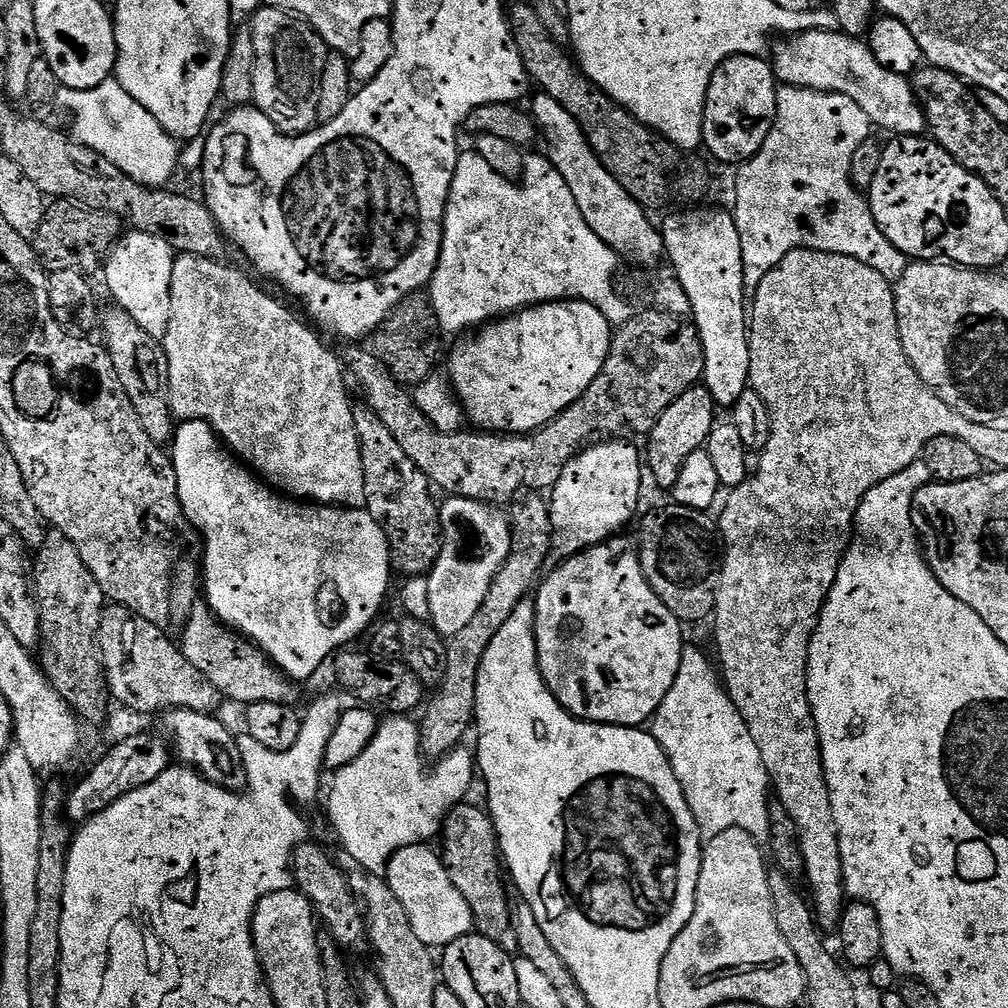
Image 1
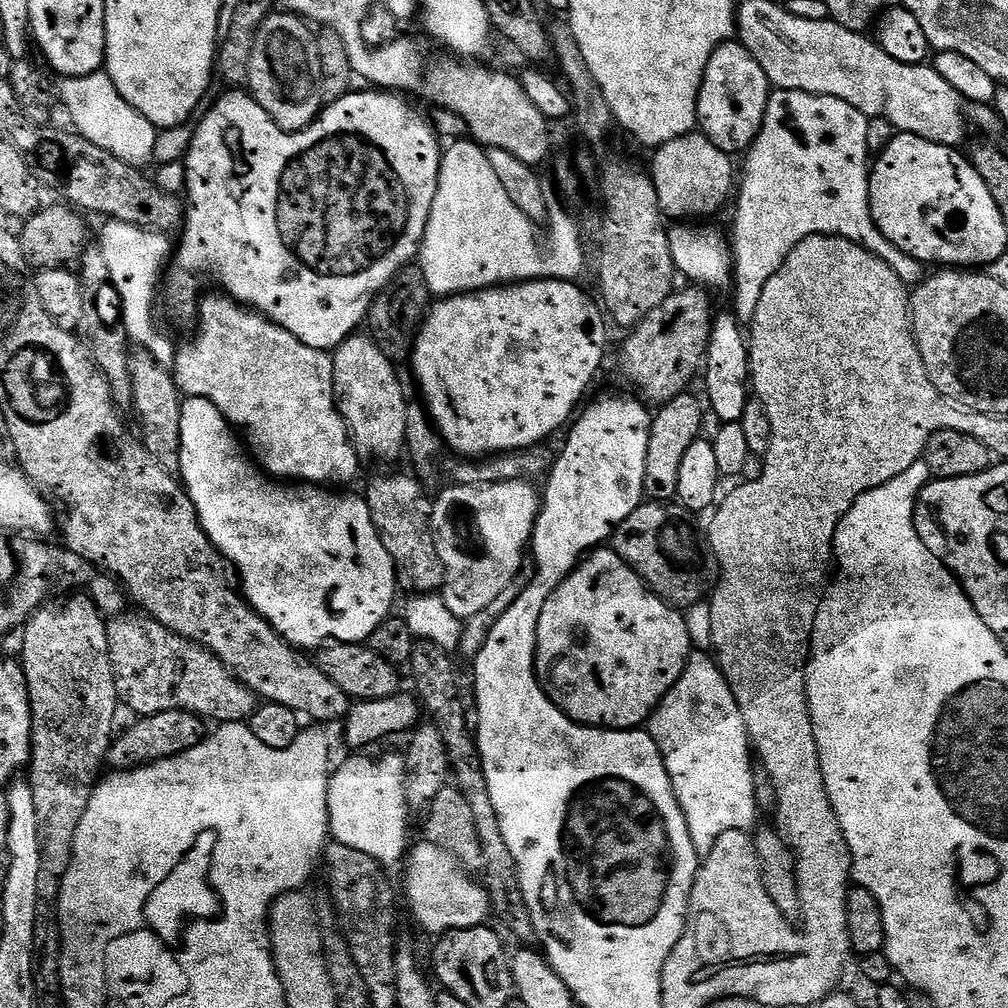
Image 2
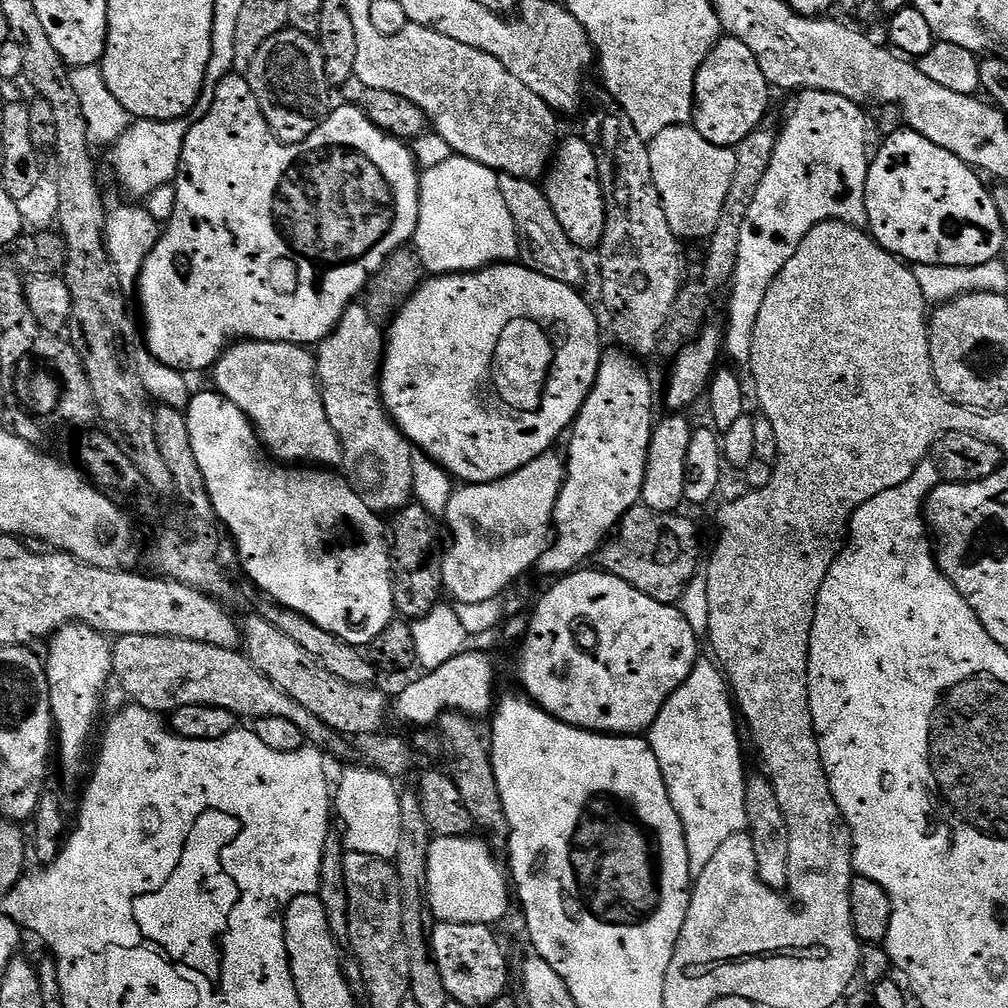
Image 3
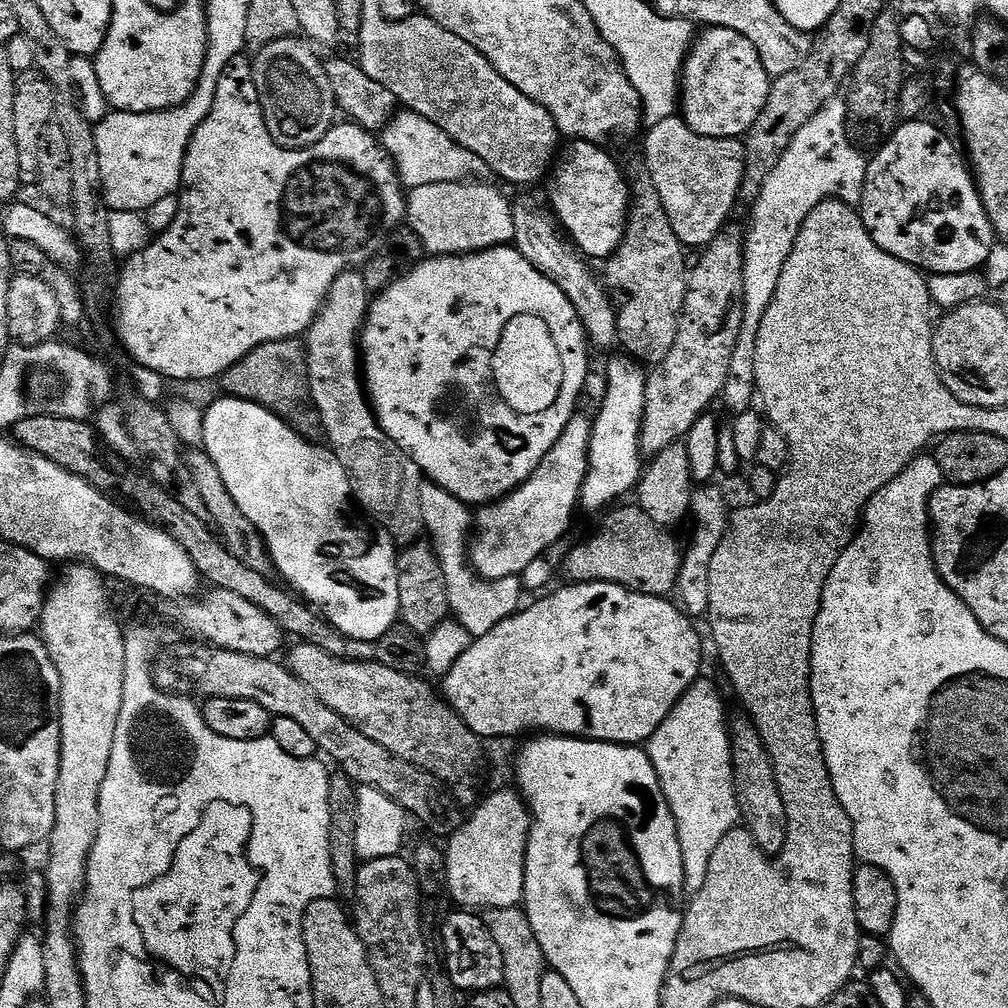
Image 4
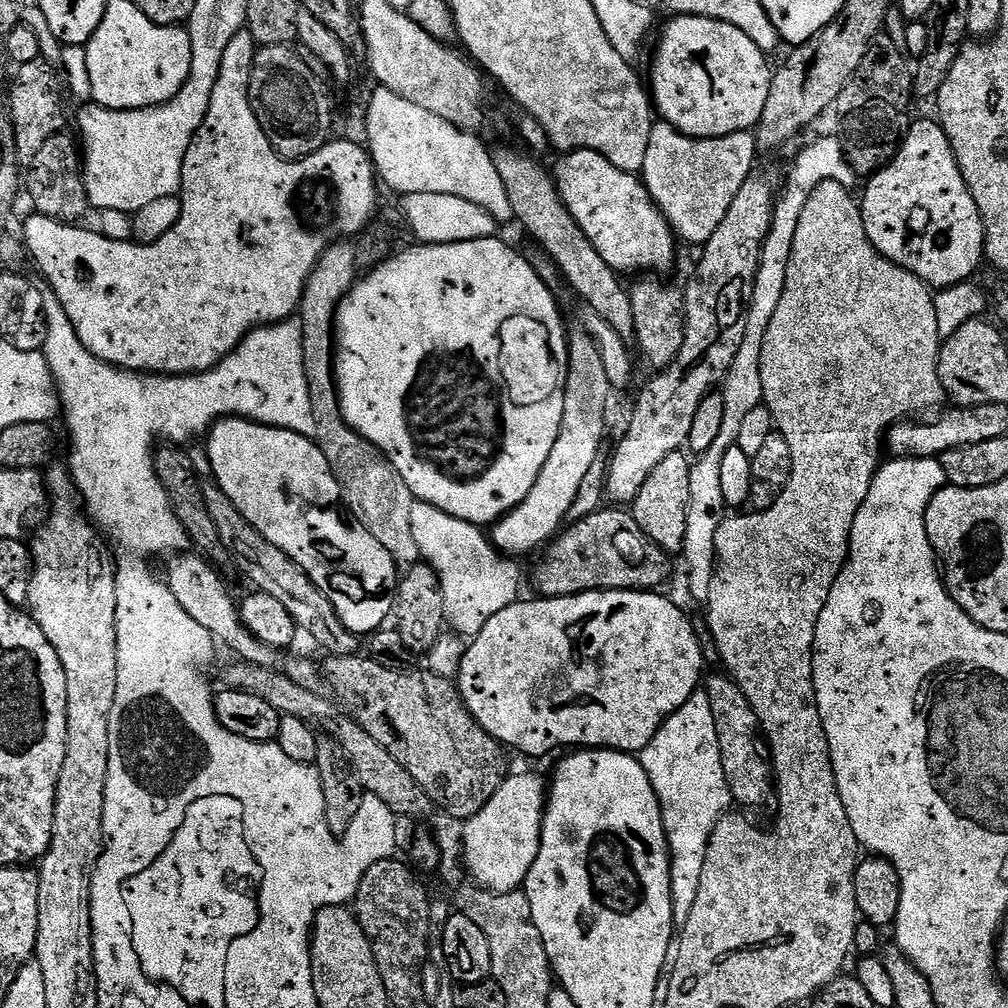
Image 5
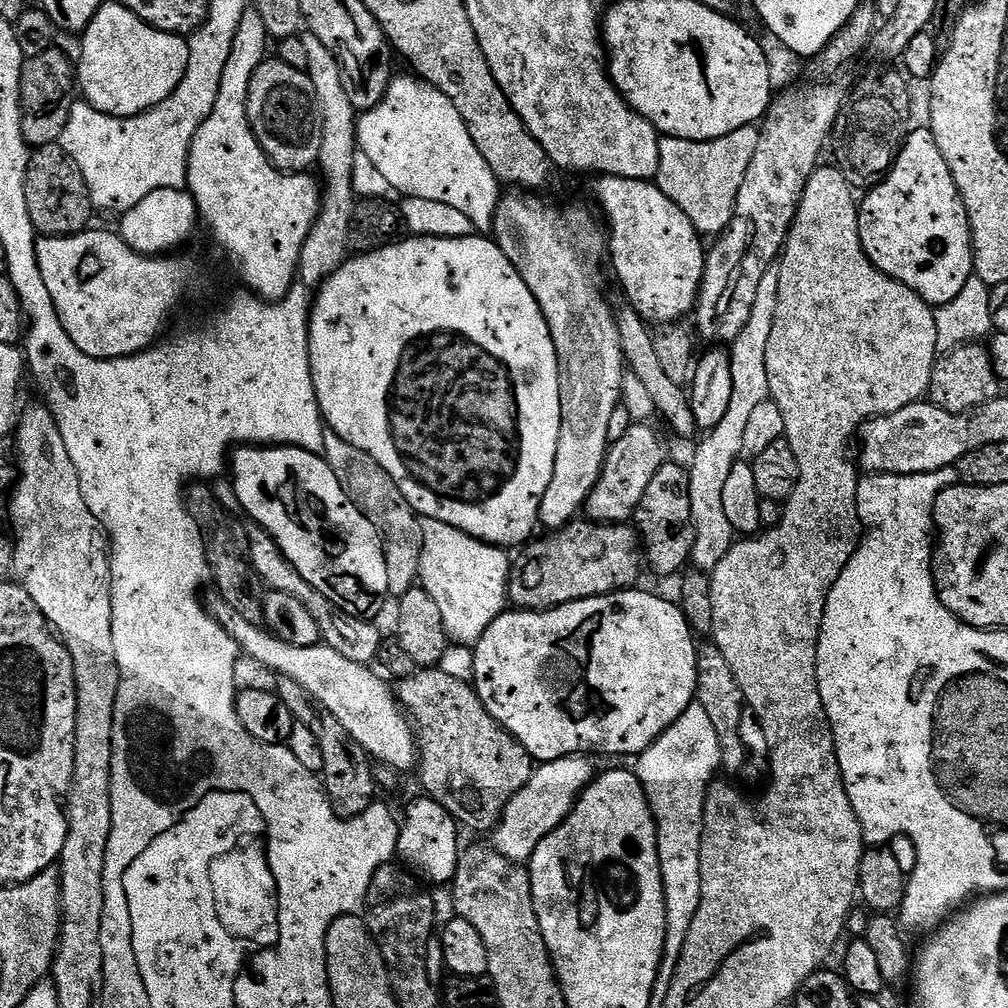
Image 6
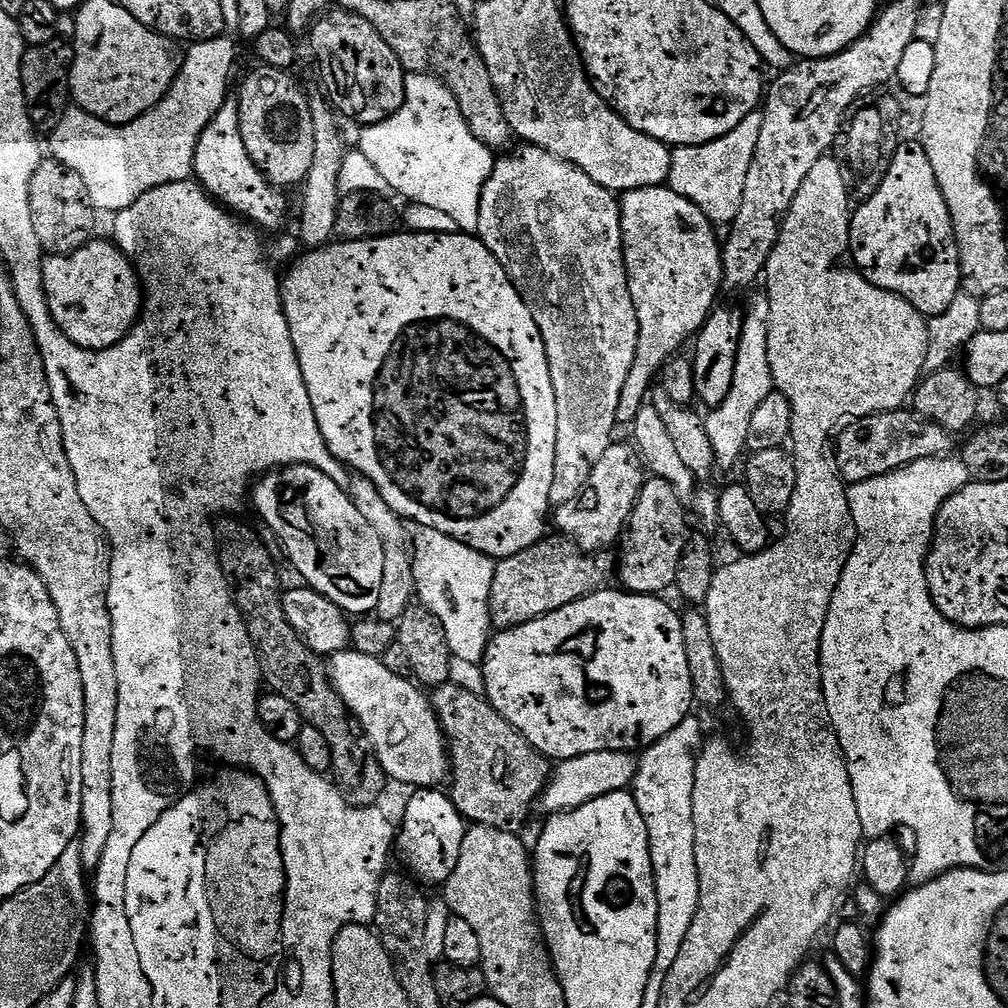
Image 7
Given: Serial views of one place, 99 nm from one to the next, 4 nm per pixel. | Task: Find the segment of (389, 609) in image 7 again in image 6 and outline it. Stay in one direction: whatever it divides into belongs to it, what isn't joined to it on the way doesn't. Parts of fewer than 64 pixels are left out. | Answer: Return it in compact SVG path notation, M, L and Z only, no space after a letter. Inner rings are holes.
M331 430L324 433L324 461L334 470L338 482L342 482L342 490L362 510L362 514L376 527L384 540L384 553L386 554L386 582L388 583L388 596L399 598L405 596L410 589L417 587L420 579L420 541L418 531L418 517L412 507L402 498L402 490L394 486L394 478L366 454L366 450L358 450L358 446L350 446L338 434Z

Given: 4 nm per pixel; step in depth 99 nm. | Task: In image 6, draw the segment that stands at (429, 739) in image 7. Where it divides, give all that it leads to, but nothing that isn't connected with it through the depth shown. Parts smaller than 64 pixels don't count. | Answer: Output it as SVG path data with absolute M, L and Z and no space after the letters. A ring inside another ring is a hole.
M218 594L207 597L206 607L209 614L228 631L230 638L234 638L245 657L257 660L272 672L281 672L279 675L285 680L298 682L298 686L305 688L309 697L323 711L342 722L344 729L363 746L373 761L393 770L417 767L418 749L414 729L400 706L397 693L388 689L389 681L383 675L375 676L371 667L350 662L350 658L342 658L338 650L323 642L314 646L288 644L263 627L246 622L246 618L242 618L242 614L238 614L238 610L234 610L234 606L230 606Z

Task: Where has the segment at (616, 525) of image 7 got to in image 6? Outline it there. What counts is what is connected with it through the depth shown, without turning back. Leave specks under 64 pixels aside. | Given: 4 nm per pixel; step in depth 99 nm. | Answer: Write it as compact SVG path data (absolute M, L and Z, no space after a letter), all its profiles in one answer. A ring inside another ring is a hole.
M633 422L630 430L626 430L626 438L611 441L604 457L604 469L592 487L592 493L588 495L586 516L589 521L622 524L635 517L636 508L642 502L642 494L646 494L646 486L650 486L650 478L654 478L654 474L658 474L660 467L669 459L663 438L652 426L648 422Z

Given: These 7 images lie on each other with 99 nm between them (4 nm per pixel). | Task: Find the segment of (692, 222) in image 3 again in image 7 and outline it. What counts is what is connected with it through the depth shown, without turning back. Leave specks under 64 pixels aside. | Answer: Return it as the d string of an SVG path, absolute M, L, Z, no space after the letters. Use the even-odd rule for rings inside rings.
M763 111L751 112L730 134L714 142L699 144L697 148L672 148L667 187L690 198L713 225L731 226L738 218L738 210L742 210L742 190L746 190L746 174L750 174L750 162L754 162L754 150L762 135L763 117Z

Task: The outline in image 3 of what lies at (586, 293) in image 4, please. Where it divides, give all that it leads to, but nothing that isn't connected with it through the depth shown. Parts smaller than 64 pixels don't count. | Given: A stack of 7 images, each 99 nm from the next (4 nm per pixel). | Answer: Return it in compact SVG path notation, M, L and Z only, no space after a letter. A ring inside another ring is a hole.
M501 175L500 189L502 199L506 201L506 210L510 210L510 218L514 218L514 226L520 239L519 263L538 274L546 274L546 278L554 278L554 282L580 286L584 280L581 249L576 248L570 238L566 238L566 230L562 230L543 187L536 180Z

